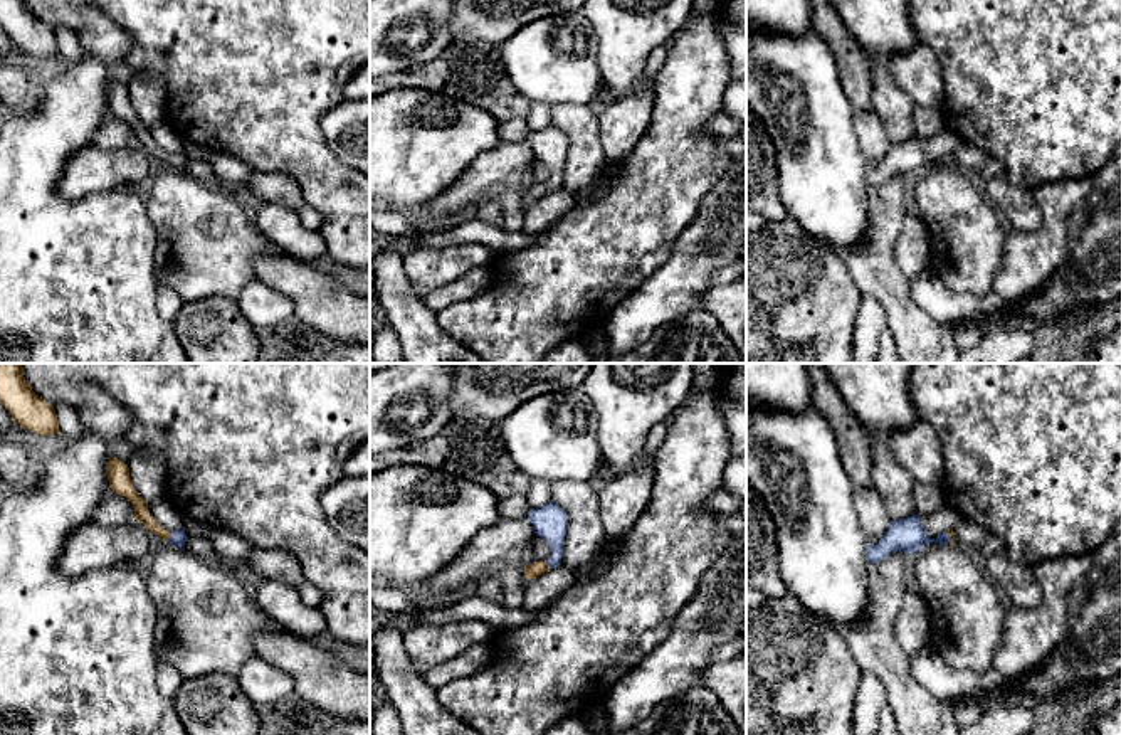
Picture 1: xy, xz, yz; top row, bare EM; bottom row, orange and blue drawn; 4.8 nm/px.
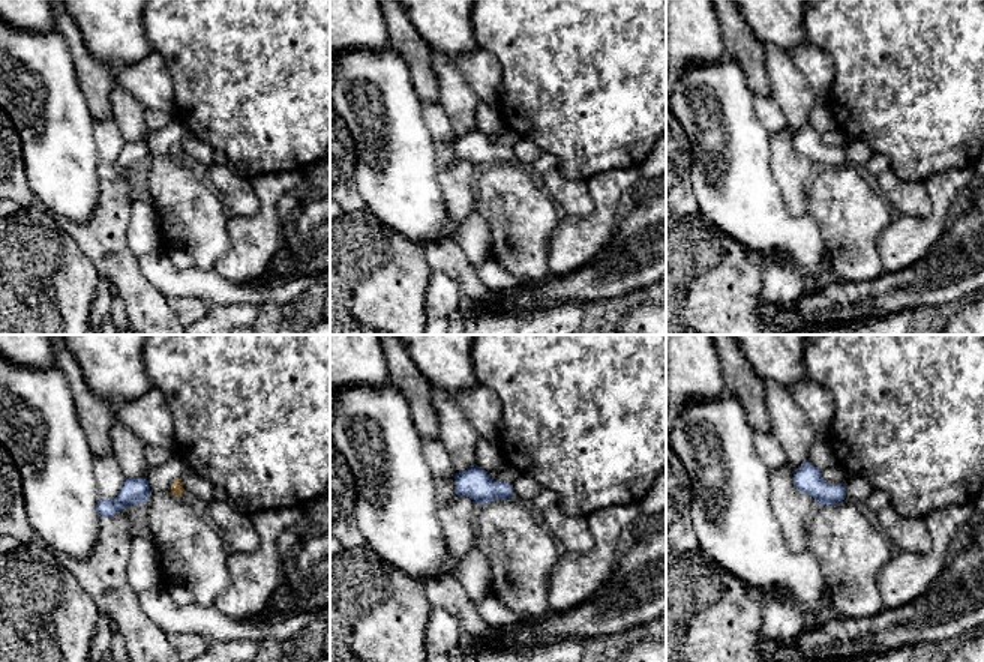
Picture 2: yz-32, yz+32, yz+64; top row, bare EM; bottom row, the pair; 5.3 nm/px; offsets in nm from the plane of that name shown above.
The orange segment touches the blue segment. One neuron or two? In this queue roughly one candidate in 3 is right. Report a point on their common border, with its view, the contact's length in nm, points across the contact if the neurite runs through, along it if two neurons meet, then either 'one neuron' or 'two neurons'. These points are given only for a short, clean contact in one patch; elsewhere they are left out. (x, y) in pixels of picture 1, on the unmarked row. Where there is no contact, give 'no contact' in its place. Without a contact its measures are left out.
xy (168, 160) | 60 nm | across xy (142, 137), (168, 160), (177, 160) | one neuron

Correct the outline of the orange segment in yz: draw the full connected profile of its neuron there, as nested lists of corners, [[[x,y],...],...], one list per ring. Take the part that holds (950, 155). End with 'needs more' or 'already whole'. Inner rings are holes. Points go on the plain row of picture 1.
[[[911,138],[903,143],[891,145],[884,161],[879,167],[867,168],[866,183],[867,187],[881,185],[894,175],[916,177],[928,167],[941,167],[955,170],[953,151],[931,161],[921,146],[921,138]]]; needs more

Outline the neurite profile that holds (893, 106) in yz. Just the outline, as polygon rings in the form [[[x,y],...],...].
[[[866,56],[872,69],[872,106],[882,121],[891,145],[916,138],[913,124],[914,104],[897,87],[886,61]]]

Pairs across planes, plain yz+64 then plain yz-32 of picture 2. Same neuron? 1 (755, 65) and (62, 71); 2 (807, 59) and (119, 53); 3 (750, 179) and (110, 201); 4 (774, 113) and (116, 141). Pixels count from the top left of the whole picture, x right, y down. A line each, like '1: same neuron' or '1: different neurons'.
1: different neurons
2: different neurons
3: different neurons
4: same neuron

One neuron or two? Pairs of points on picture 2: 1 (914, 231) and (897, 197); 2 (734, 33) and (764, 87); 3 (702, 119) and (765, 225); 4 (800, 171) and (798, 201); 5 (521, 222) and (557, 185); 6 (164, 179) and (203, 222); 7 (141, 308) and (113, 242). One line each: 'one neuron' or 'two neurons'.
1: two neurons
2: one neuron
3: one neuron
4: one neuron
5: two neurons
6: one neuron
7: one neuron

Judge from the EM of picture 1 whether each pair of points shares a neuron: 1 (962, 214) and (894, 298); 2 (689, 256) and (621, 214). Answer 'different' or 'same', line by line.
1: different
2: different

